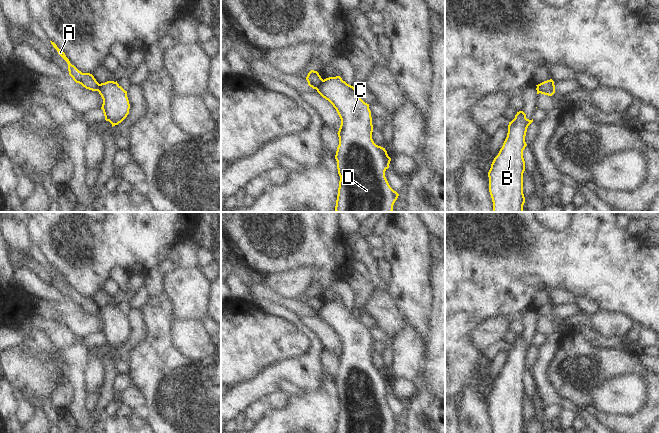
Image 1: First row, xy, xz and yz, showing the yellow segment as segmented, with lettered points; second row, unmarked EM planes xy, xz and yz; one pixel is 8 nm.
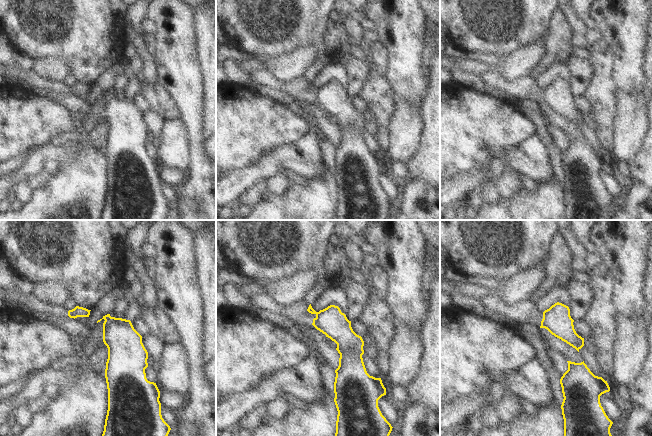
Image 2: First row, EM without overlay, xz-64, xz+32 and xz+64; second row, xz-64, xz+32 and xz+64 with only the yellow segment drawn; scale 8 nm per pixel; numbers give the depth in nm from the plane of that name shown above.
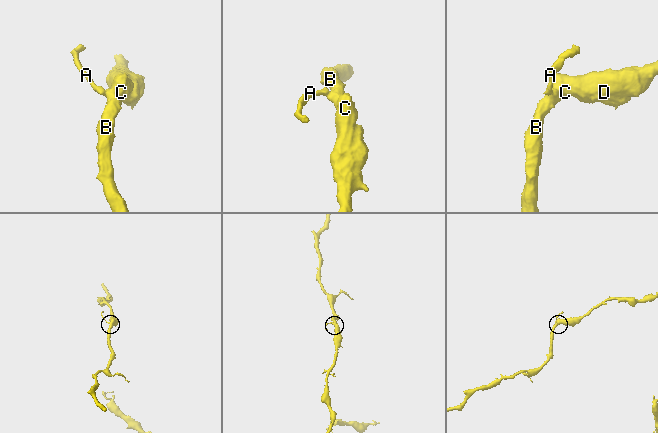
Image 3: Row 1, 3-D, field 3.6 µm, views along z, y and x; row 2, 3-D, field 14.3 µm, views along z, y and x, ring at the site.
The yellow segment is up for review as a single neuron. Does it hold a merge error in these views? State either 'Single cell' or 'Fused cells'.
Fused cells

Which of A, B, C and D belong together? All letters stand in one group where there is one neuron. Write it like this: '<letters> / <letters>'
A / B C D

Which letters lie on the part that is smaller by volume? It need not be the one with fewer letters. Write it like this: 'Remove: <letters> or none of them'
Remove: A

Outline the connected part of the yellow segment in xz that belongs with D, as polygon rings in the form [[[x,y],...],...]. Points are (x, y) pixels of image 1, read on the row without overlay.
[[[340,300],[324,303],[316,314],[333,329],[341,343],[337,357],[339,369],[335,379],[340,400],[335,433],[393,433],[399,418],[390,411],[385,401],[391,382],[385,372],[376,369],[372,363],[373,349],[369,328]]]

